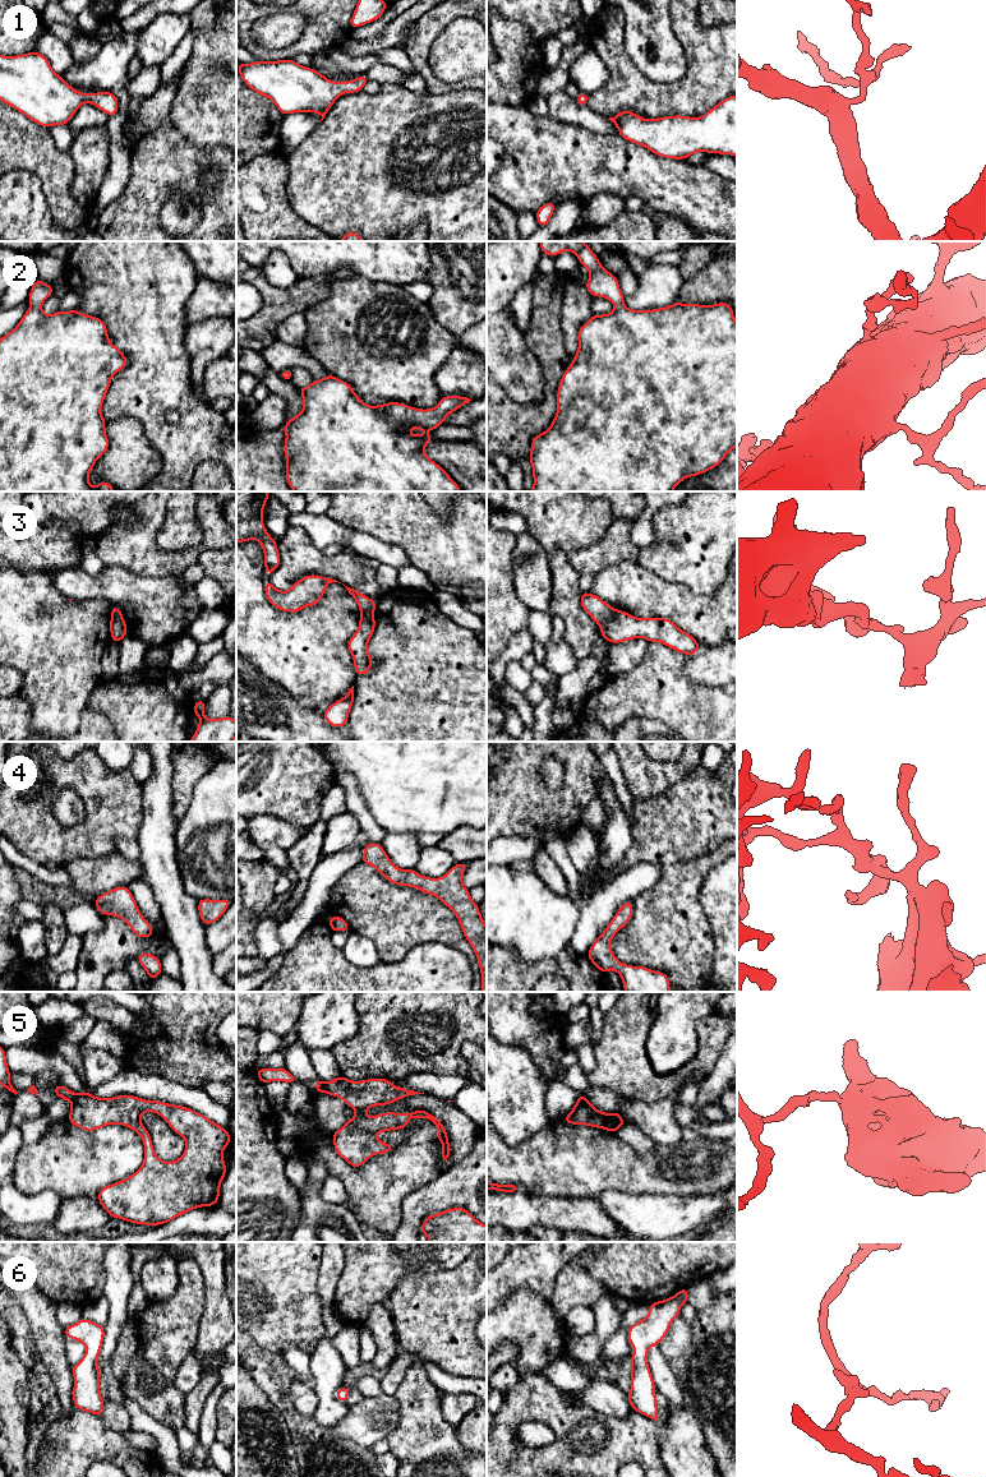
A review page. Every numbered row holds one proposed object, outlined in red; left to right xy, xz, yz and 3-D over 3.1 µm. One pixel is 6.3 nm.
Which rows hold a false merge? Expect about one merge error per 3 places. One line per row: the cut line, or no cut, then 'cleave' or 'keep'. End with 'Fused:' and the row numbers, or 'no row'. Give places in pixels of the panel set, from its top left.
1: no cut; keep
2: no cut; keep
3: cut in yz along (614, 609), (600, 626); cleave
4: no cut; keep
5: cut in xy along (75, 1094), (72, 1103); cleave
6: no cut; keep
Fused: 3, 5

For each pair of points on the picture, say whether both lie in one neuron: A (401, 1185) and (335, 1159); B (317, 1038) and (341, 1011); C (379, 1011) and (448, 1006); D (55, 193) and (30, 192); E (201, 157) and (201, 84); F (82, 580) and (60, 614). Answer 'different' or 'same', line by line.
A: same
B: same
C: same
D: different
E: different
F: different

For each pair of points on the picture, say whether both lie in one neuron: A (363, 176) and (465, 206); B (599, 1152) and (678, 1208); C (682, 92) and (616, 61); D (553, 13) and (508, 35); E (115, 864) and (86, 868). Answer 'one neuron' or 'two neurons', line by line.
A: one neuron
B: two neurons
C: one neuron
D: two neurons
E: one neuron

